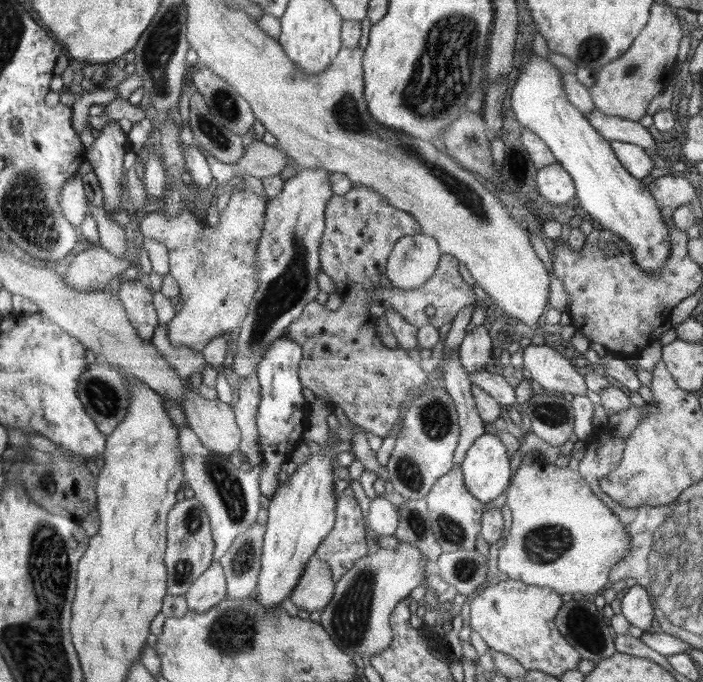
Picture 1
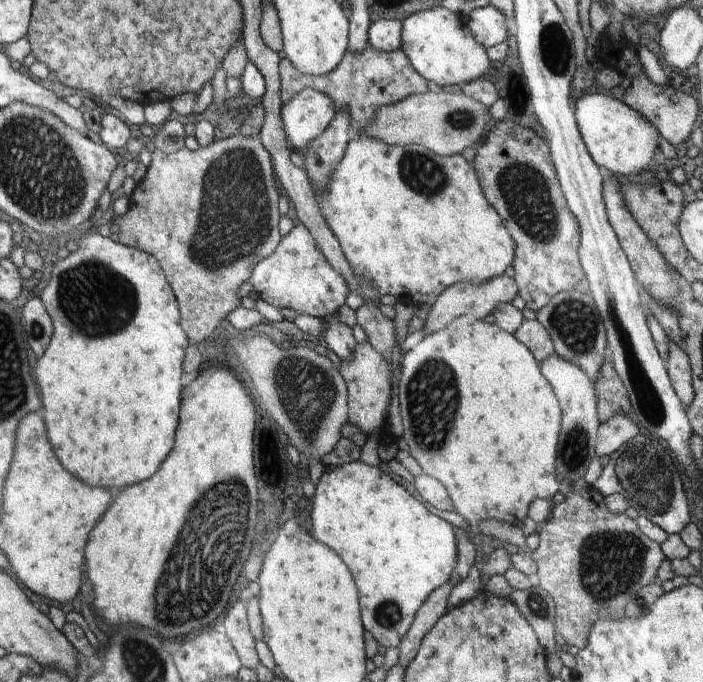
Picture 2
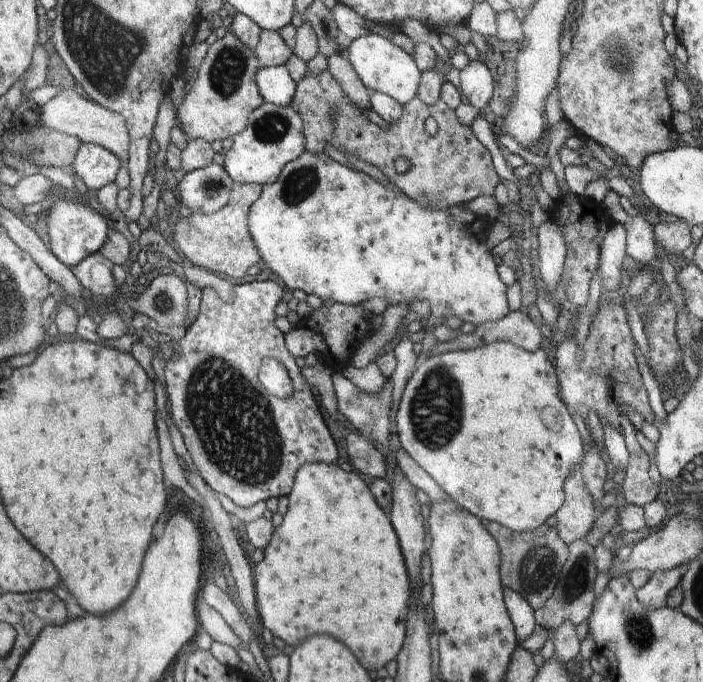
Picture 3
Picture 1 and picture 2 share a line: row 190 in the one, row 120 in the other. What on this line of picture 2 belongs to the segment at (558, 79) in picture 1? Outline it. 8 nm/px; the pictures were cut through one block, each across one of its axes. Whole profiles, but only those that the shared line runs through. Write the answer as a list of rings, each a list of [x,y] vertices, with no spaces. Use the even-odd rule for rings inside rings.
[[[585,94],[573,104],[578,131],[592,161],[599,168],[610,170],[618,178],[646,176],[646,166],[660,153],[657,129],[640,112],[623,104],[609,94]]]

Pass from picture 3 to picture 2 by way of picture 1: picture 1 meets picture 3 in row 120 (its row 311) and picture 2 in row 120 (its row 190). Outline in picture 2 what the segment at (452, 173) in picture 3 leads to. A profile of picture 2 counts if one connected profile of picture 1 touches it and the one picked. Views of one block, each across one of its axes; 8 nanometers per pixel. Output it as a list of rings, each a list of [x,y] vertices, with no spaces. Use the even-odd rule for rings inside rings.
[[[371,45],[358,54],[347,50],[338,67],[333,72],[322,76],[302,74],[294,68],[290,60],[282,58],[279,61],[279,78],[283,104],[290,102],[294,95],[306,88],[325,93],[334,100],[337,110],[348,112],[352,136],[360,136],[361,131],[366,130],[366,126],[374,120],[378,108],[400,102],[412,94],[429,92],[427,81],[414,71],[410,60],[401,49],[383,52],[375,50]]]

